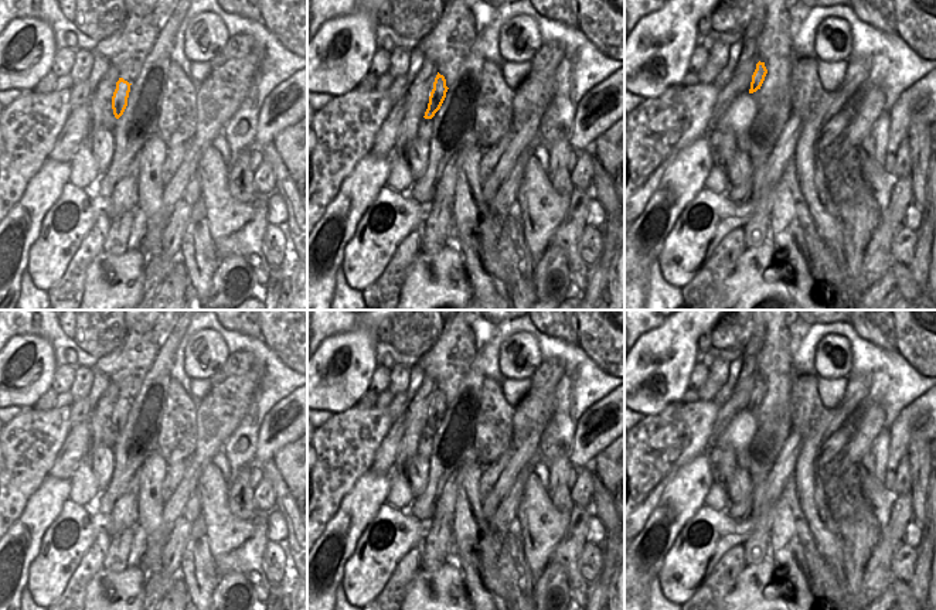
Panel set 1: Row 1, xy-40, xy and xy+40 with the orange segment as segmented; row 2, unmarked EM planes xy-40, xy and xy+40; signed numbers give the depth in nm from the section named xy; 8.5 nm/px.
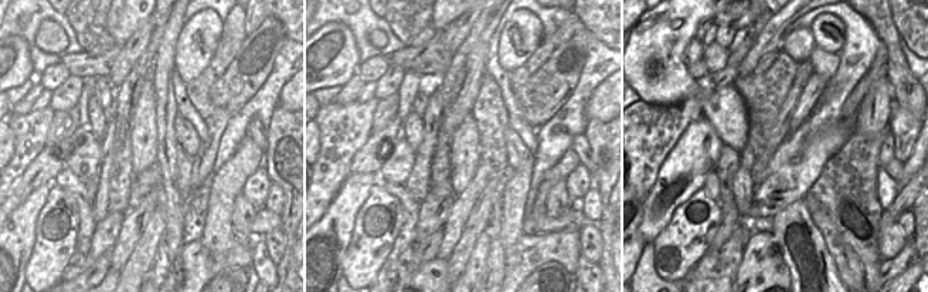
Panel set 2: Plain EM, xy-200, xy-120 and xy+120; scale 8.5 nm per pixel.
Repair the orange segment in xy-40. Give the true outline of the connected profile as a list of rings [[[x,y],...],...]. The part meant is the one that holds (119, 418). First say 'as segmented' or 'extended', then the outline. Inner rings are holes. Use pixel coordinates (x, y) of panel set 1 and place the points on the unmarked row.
as segmented | [[[119,395],[119,398],[116,399],[116,406],[112,413],[112,426],[116,436],[119,436],[123,432],[127,423],[130,402],[132,401],[129,401],[123,395]]]

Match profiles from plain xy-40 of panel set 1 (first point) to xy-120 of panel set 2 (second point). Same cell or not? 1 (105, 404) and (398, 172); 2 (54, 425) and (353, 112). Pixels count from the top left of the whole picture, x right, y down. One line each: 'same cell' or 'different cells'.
1: different cells
2: same cell

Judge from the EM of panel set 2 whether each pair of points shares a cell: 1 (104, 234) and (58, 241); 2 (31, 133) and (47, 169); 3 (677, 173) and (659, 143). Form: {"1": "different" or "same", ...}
{"1": "different", "2": "different", "3": "different"}

